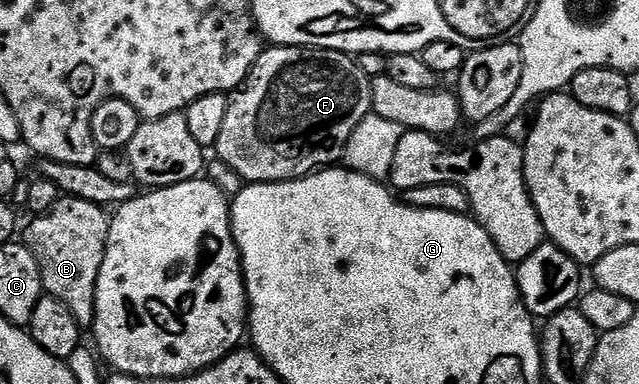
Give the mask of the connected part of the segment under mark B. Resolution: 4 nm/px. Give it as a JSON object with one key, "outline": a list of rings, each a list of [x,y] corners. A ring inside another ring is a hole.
{"outline":[[[59,195],[58,201],[49,212],[44,212],[33,217],[34,221],[26,228],[24,243],[29,248],[30,253],[36,258],[40,266],[40,278],[45,295],[56,298],[72,310],[72,318],[83,330],[90,330],[94,327],[94,315],[96,314],[96,286],[98,285],[98,275],[100,266],[104,266],[104,254],[106,253],[106,243],[110,233],[111,217],[106,216],[107,209],[101,204],[84,202],[84,198],[75,196]]]}

